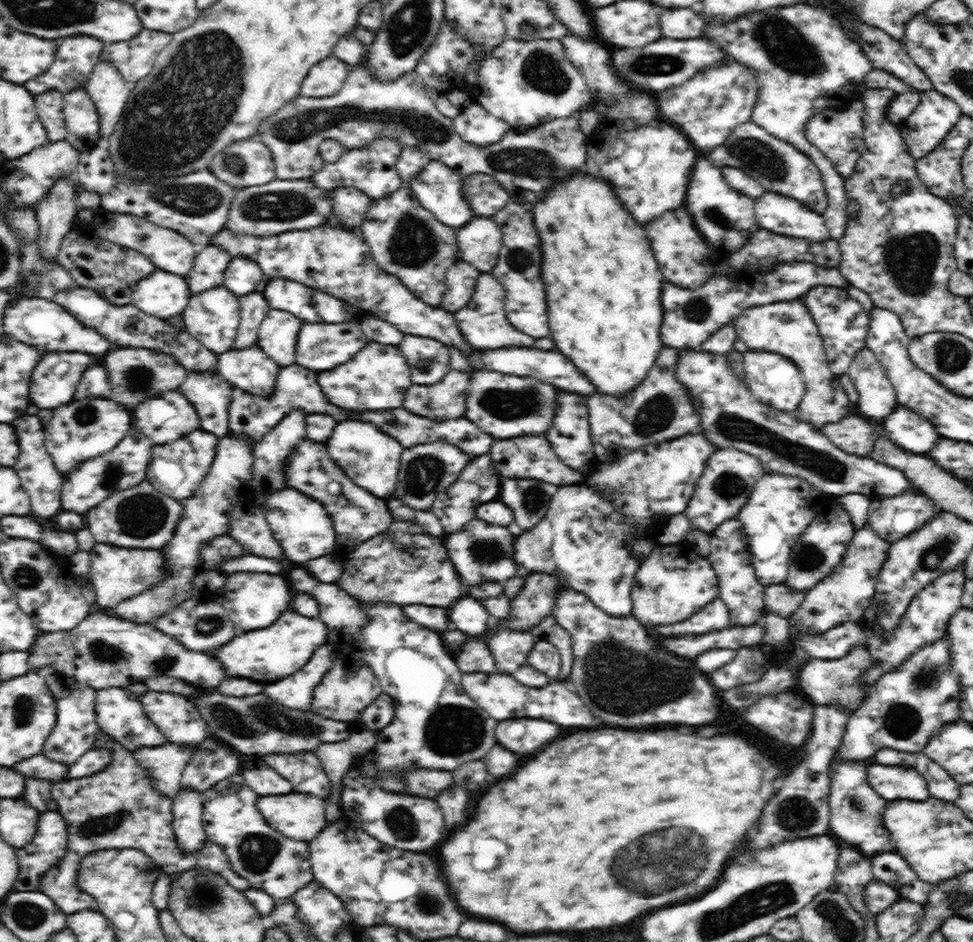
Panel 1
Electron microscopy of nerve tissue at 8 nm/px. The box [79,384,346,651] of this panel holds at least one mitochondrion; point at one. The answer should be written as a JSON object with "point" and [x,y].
{"point":[139,515]}

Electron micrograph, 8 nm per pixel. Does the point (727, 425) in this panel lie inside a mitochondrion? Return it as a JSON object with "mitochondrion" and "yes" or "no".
{"mitochondrion":"yes"}

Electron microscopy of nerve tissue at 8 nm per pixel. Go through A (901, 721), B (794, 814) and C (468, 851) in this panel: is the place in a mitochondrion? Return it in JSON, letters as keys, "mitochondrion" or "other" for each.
{"A":"mitochondrion","B":"mitochondrion","C":"other"}

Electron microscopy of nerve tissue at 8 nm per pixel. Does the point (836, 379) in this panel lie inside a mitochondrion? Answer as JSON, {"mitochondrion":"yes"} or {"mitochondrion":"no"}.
{"mitochondrion":"no"}

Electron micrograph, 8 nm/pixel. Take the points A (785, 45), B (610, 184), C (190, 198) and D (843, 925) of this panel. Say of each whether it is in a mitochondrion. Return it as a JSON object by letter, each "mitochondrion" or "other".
{"A":"mitochondrion","B":"other","C":"mitochondrion","D":"mitochondrion"}

